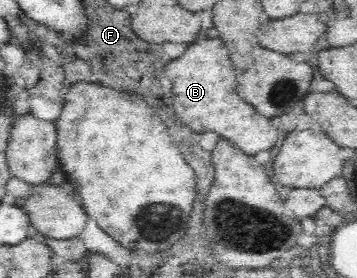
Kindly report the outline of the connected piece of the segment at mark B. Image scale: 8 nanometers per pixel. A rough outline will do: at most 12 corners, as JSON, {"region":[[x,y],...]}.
{"region":[[221,38],[187,44],[164,71],[177,116],[247,155],[277,128],[239,98]]}

